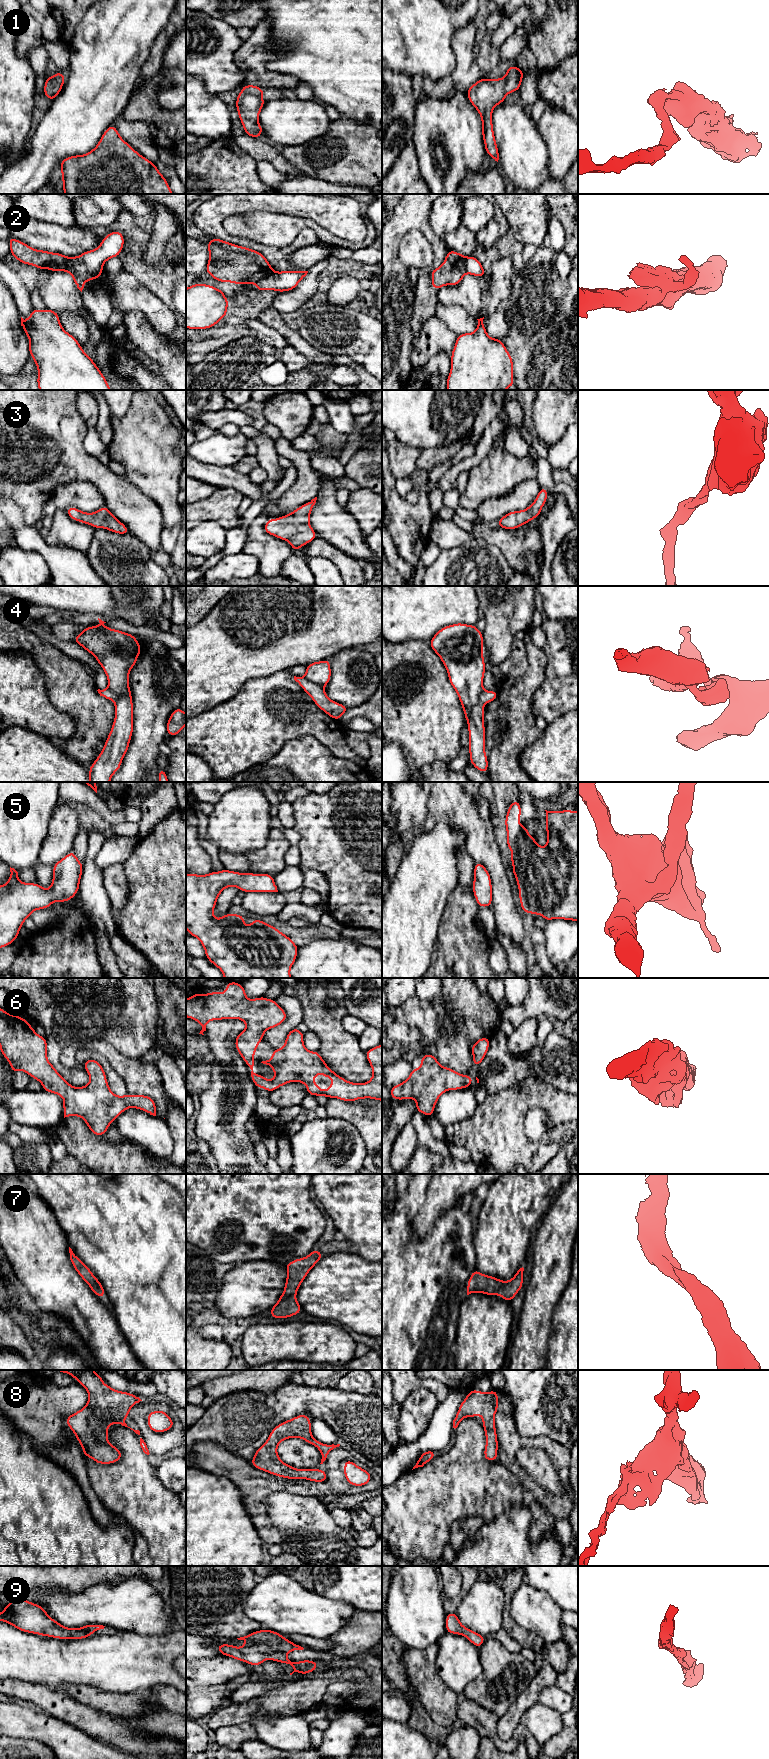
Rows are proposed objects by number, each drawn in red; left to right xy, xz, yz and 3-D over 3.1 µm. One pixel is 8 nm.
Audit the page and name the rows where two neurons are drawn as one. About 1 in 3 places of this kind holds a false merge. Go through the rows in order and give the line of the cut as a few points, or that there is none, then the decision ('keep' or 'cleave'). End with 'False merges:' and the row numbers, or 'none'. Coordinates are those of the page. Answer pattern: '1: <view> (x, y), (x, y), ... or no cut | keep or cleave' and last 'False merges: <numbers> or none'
1: no cut | keep
2: xy (67, 257), (67, 270), (76, 273), (85, 281) | cleave
3: no cut | keep
4: xz (303, 677), (323, 687) | cleave
5: no cut | keep
6: no cut | keep
7: no cut | keep
8: no cut | keep
9: no cut | keep
False merges: 2, 4

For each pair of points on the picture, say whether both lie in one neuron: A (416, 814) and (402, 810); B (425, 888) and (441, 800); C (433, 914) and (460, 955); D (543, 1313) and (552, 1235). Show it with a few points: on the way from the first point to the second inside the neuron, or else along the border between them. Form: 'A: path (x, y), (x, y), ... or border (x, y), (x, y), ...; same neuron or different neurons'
A: path (413, 811), (405, 810); same neuron
B: border (460, 829), (439, 822), (426, 831); different neurons
C: border (446, 900), (446, 906), (439, 924), (434, 946); different neurons
D: path (543, 1294), (548, 1282), (552, 1254); same neuron

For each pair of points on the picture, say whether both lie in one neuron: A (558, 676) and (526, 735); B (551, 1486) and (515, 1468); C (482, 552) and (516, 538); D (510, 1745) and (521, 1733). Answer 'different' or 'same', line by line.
A: different
B: different
C: different
D: same

